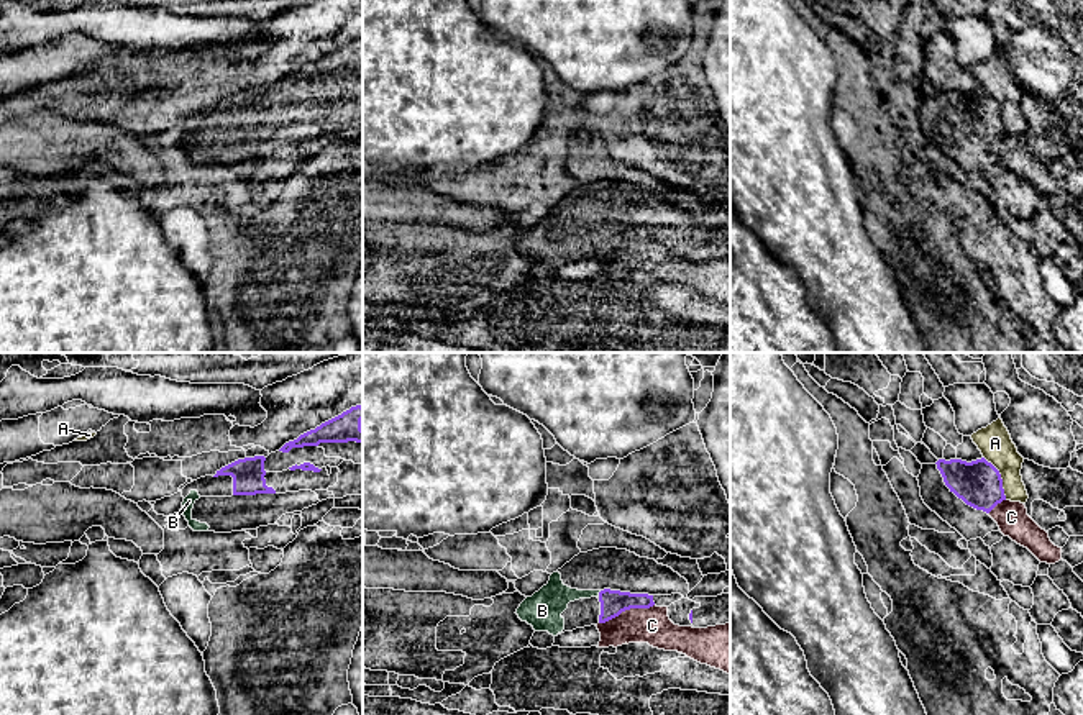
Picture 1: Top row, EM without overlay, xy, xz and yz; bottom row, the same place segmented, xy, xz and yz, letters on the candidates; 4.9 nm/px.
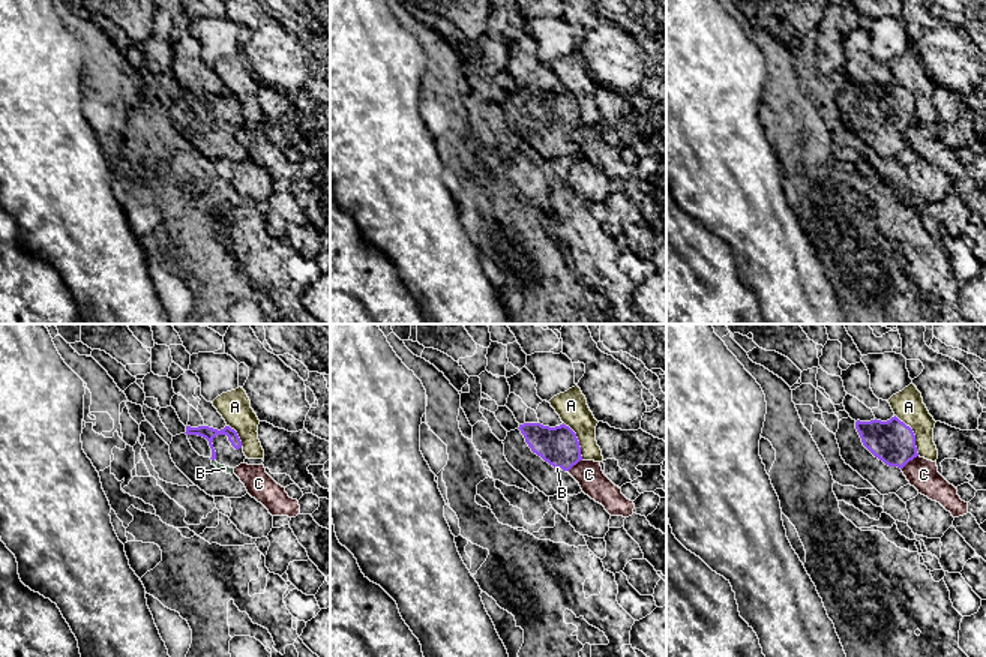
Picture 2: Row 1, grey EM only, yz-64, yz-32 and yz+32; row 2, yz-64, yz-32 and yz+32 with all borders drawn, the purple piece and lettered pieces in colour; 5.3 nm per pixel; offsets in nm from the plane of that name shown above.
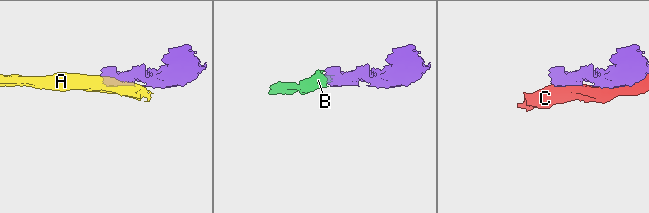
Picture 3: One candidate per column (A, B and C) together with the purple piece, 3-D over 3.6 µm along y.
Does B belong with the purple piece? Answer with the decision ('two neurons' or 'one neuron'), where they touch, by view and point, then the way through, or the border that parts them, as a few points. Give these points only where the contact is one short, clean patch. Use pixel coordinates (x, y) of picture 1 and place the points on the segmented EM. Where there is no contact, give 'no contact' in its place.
one neuron; contact xz (599, 594)

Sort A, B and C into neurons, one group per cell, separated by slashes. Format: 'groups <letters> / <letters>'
groups A / B / C

